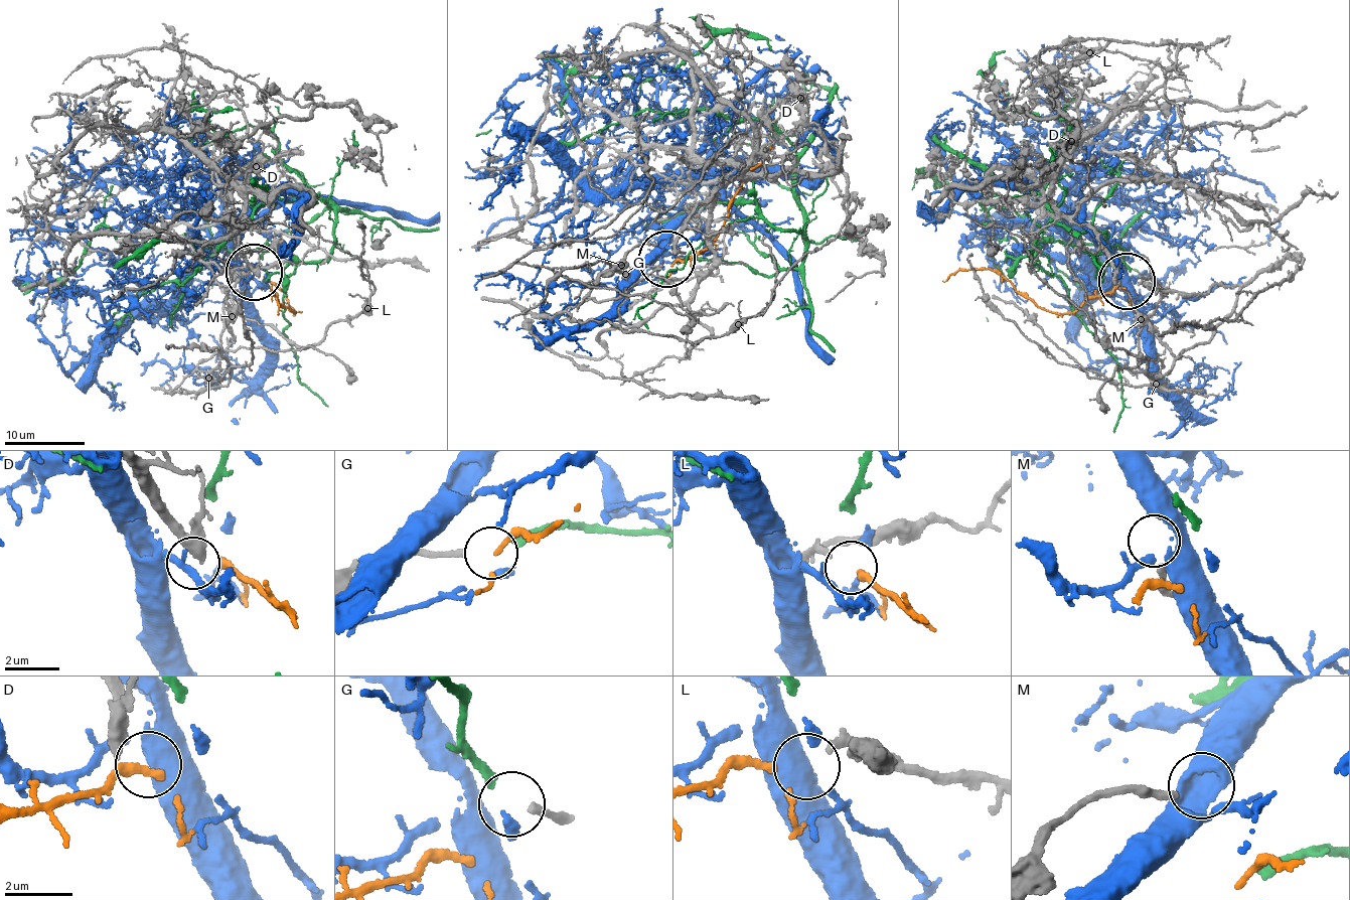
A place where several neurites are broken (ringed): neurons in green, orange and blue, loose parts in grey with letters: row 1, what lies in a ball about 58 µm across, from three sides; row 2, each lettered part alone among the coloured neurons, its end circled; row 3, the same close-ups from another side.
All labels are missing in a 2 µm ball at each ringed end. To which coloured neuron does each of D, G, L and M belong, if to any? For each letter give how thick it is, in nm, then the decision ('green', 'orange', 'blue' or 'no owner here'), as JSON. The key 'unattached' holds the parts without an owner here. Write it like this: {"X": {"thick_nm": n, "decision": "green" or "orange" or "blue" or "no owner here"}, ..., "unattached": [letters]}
{"D": {"thick_nm": 500, "decision": "no owner here"}, "G": {"thick_nm": 200, "decision": "green"}, "L": {"thick_nm": 240, "decision": "orange"}, "M": {"thick_nm": 240, "decision": "no owner here"}, "unattached": ["D", "M"]}

